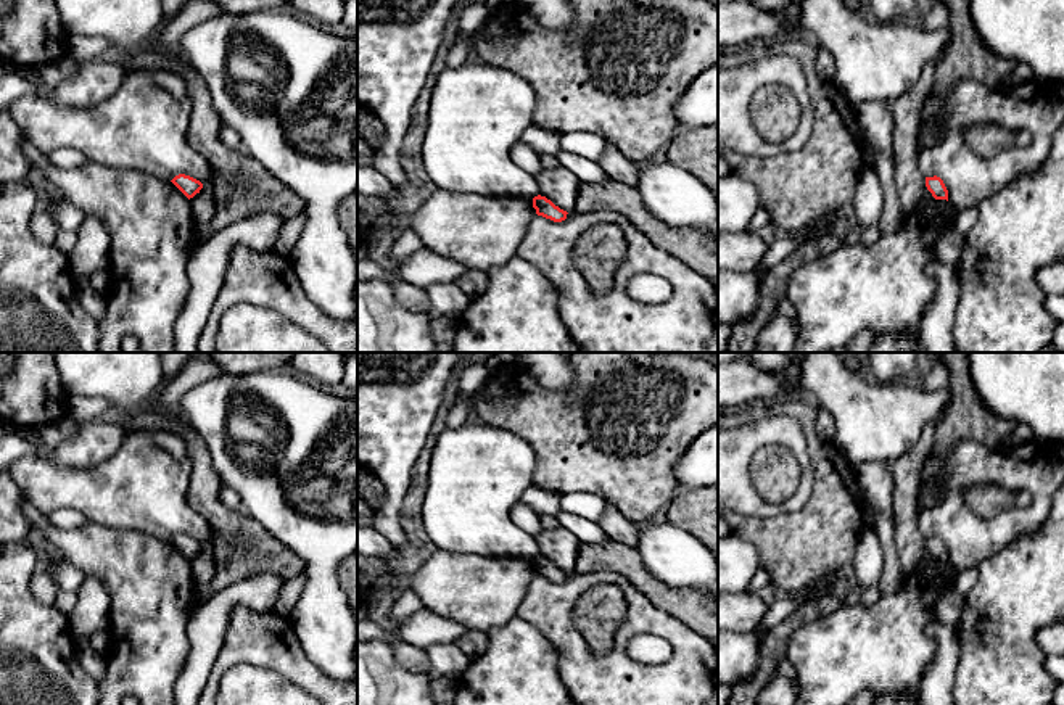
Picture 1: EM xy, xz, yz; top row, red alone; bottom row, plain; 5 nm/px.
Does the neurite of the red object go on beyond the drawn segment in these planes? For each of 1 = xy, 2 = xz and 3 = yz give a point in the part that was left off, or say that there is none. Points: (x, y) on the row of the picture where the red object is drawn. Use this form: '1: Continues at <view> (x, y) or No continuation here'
1: No continuation here
2: No continuation here
3: No continuation here

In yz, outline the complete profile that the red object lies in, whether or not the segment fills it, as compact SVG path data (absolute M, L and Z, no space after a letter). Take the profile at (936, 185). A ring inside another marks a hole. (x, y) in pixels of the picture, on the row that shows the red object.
M937 175L926 177L926 187L935 200L948 201L948 190L940 177L937 177Z

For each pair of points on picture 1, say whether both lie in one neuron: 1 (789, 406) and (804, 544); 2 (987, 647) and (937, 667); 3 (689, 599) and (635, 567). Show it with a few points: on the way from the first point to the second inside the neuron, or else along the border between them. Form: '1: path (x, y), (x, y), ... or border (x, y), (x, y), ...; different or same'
1: path (813, 440), (824, 456), (824, 509); same
2: border (953, 628), (958, 638), (955, 688); different
3: path (675, 599), (662, 597), (646, 581); same

